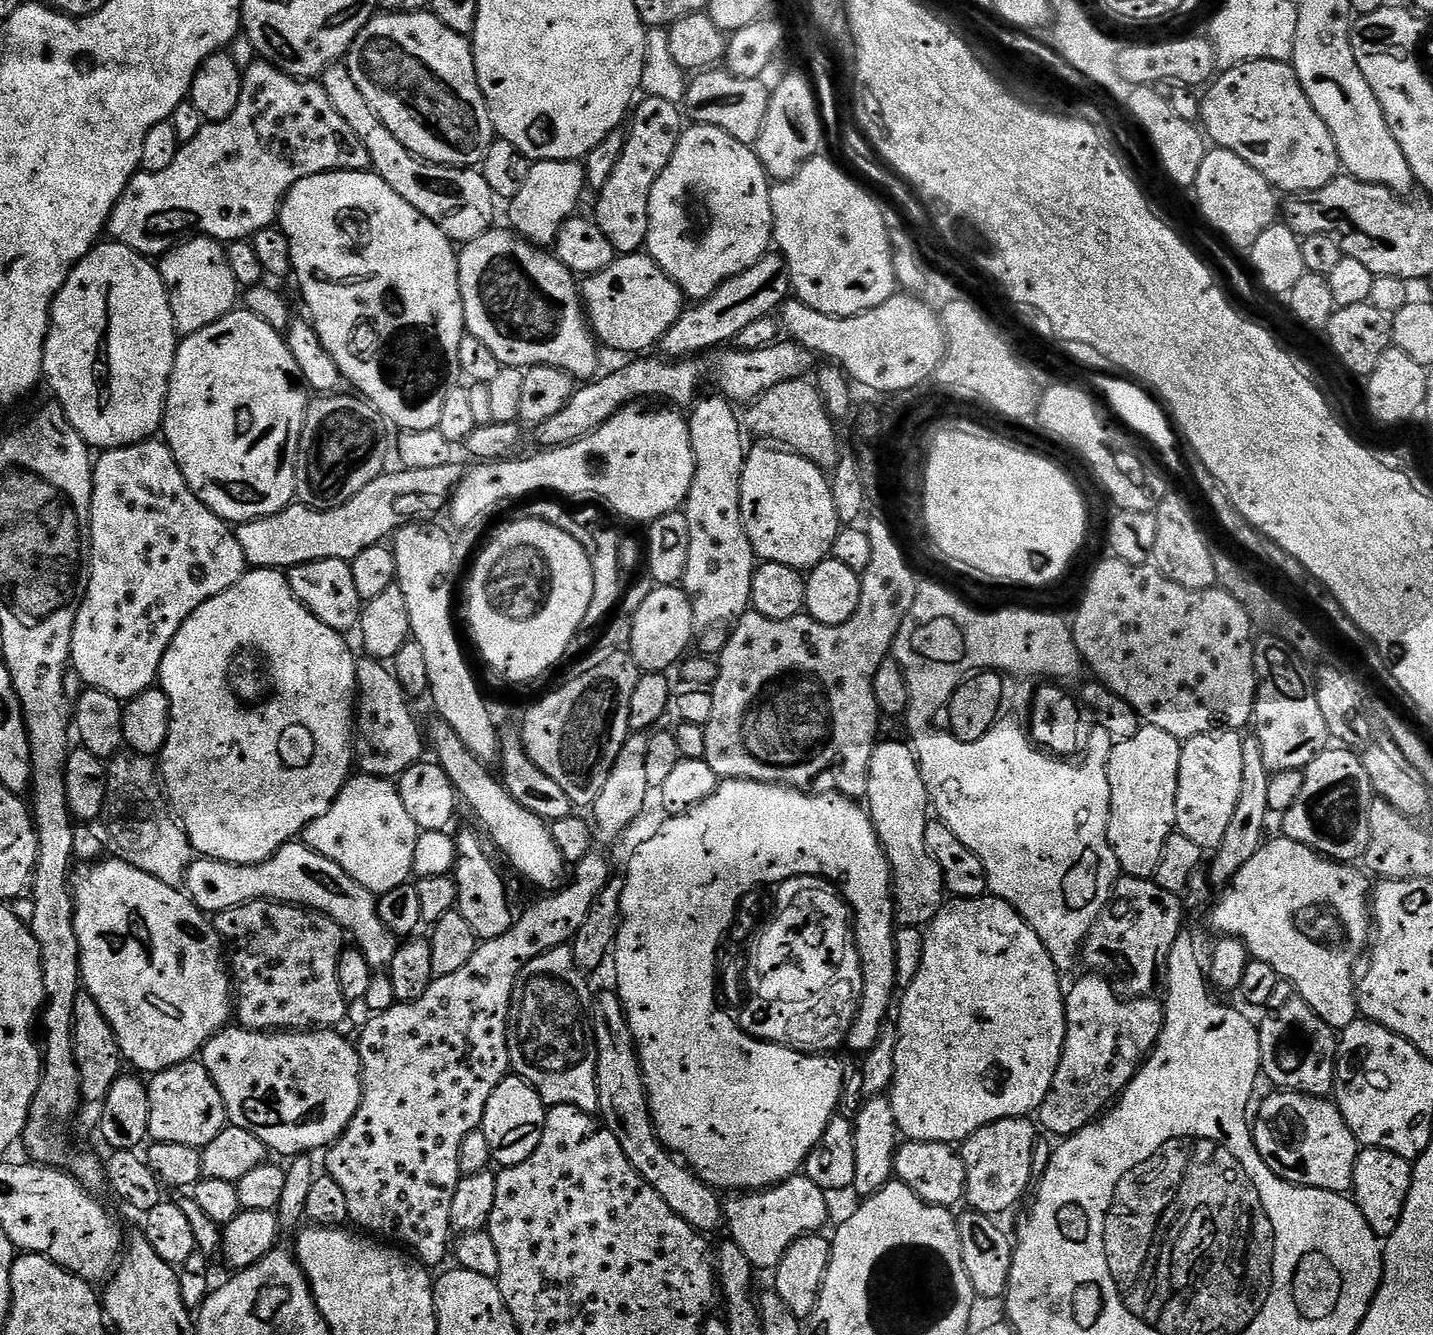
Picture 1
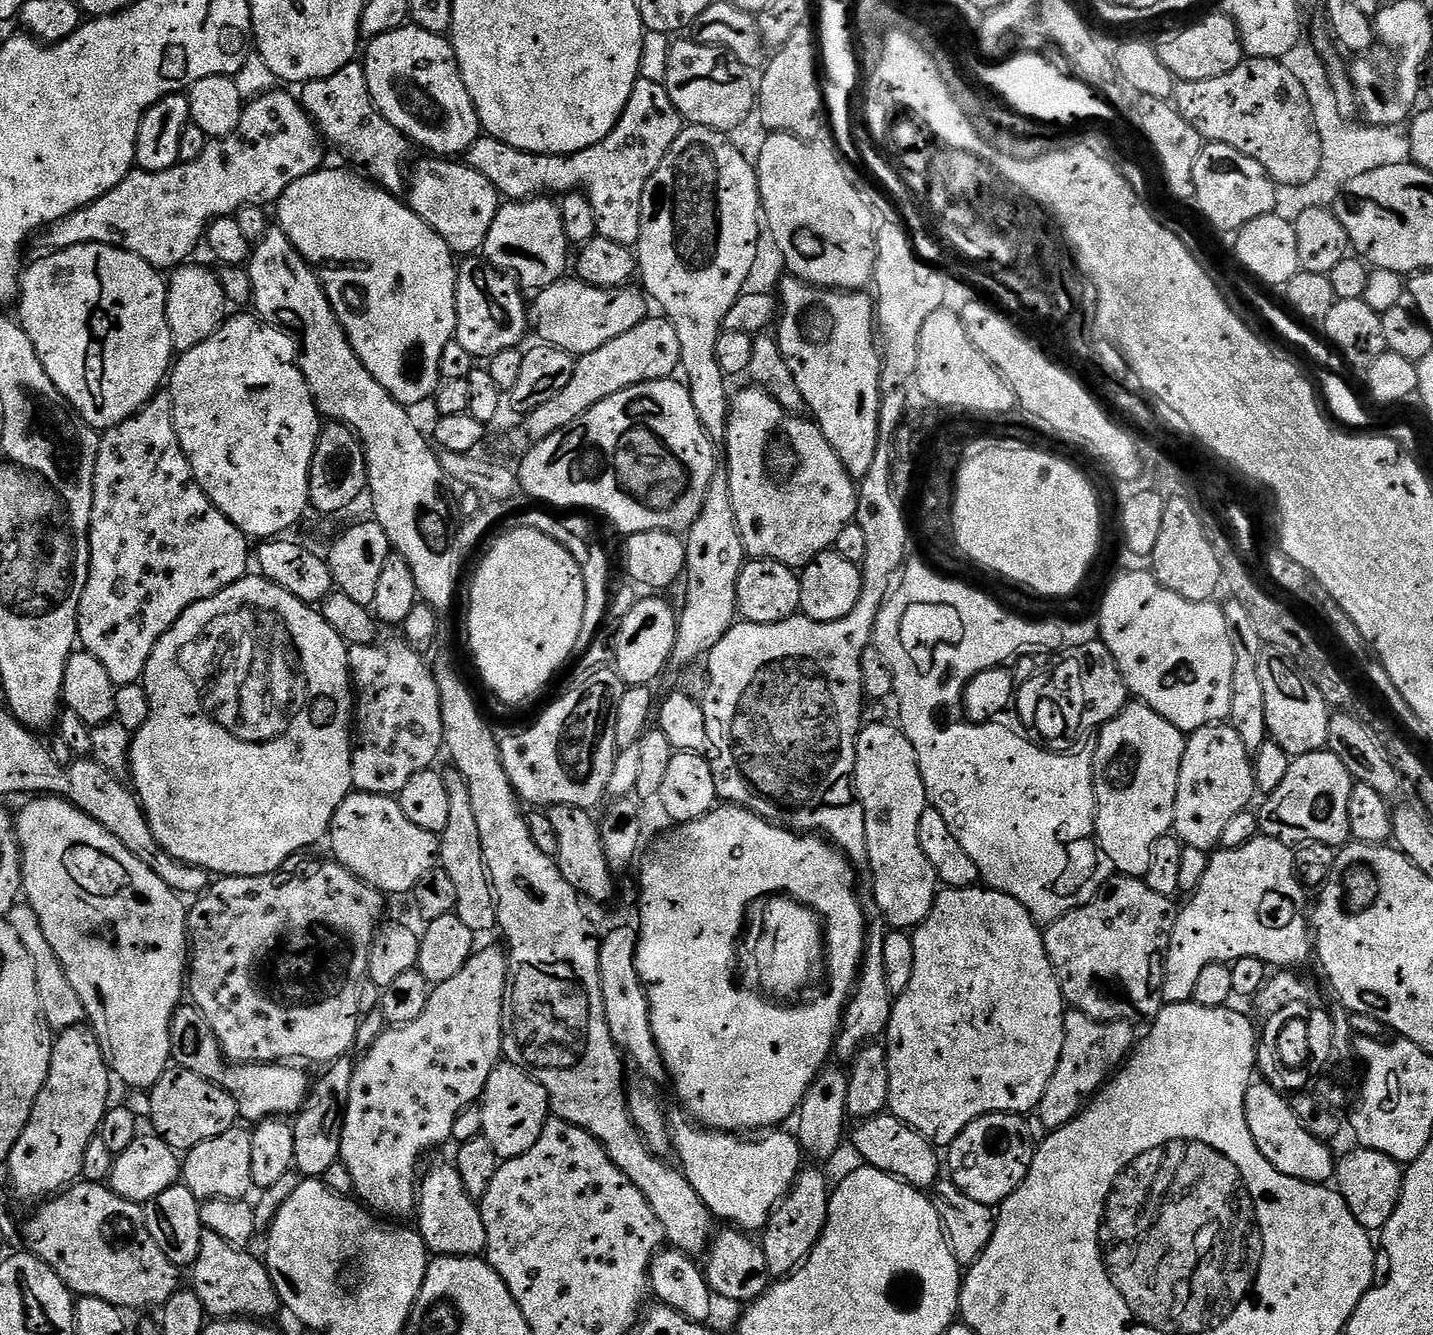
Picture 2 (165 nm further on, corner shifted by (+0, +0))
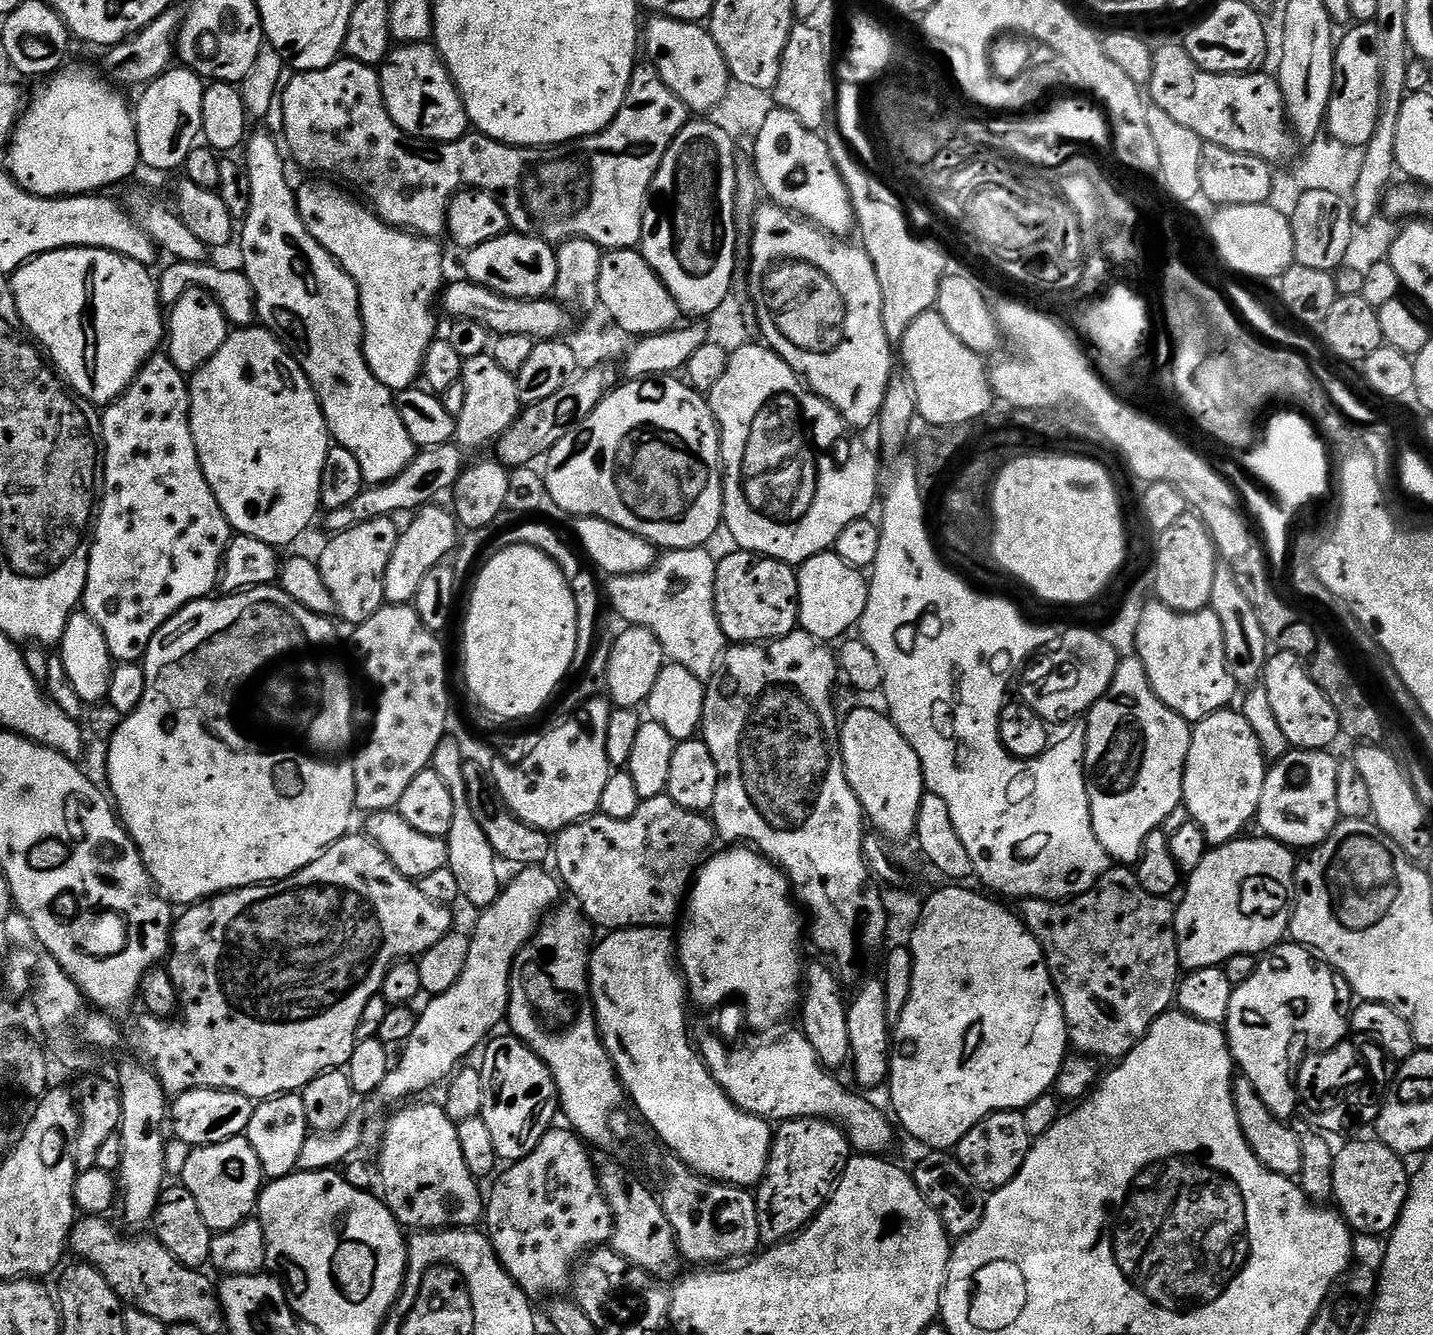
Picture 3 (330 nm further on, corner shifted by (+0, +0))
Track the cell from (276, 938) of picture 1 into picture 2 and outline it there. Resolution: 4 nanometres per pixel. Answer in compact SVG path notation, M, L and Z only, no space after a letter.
M327 858L321 864L308 864L301 872L288 873L288 870L281 870L278 872L271 872L265 876L226 876L223 878L216 878L209 883L208 889L201 892L199 896L191 901L188 908L188 938L190 941L190 959L188 962L188 974L186 977L186 992L190 997L191 1003L199 1008L200 1012L206 1018L206 1022L212 1024L214 1034L220 1043L220 1049L224 1051L225 1057L229 1061L237 1064L279 1064L281 1062L304 1062L300 1060L309 1060L312 1064L320 1064L319 1066L327 1066L333 1060L338 1060L349 1055L348 1051L352 1052L354 1048L356 1031L359 1028L362 1019L359 1012L358 990L362 986L362 982L368 975L370 961L372 958L372 940L376 936L376 929L378 925L385 919L384 916L384 900L386 900L385 893L379 892L378 889L372 888L366 882L356 879L354 873L350 870L337 864L335 859Z

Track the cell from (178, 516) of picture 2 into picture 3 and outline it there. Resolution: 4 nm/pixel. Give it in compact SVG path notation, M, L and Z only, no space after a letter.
M157 354L152 356L140 367L140 372L137 373L132 384L122 393L116 400L113 400L111 404L107 405L103 409L100 417L100 435L102 437L102 495L98 500L98 511L94 516L94 539L91 541L88 550L88 581L84 587L84 598L82 601L83 611L87 612L88 616L98 626L98 630L102 630L102 634L106 638L106 646L110 650L113 661L121 664L135 664L143 661L146 650L148 649L149 642L154 638L154 634L160 627L167 622L171 616L179 610L179 608L185 608L187 604L192 604L195 600L203 600L213 595L214 589L218 584L218 577L220 574L220 563L224 561L224 552L228 549L228 541L232 539L234 533L232 527L228 525L228 519L226 514L222 514L222 506L218 506L218 498L214 498L214 494L210 490L210 486L206 482L206 478L202 474L202 466L198 462L198 450L194 446L194 438L192 437L192 431L190 430L190 422L188 421L188 385L189 381L186 379L185 373L178 370L178 366L174 366L174 362L167 354Z

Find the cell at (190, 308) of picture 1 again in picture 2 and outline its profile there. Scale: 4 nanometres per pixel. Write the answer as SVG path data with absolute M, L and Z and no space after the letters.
M193 262L175 269L168 280L168 305L166 318L172 331L172 346L183 354L206 342L226 319L226 301L220 285L220 277L208 268L199 268Z

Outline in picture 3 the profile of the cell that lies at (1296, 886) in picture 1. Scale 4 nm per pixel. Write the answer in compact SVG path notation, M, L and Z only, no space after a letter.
M1237 838L1229 844L1222 844L1208 850L1198 868L1187 877L1186 887L1183 889L1184 897L1176 904L1176 945L1180 955L1180 967L1188 972L1197 972L1199 968L1215 968L1224 965L1227 960L1234 958L1238 954L1263 954L1276 947L1289 935L1292 923L1292 906L1294 903L1294 889L1296 886L1296 865L1298 863L1293 849L1287 844L1280 844L1276 840L1259 838L1260 840L1244 840Z

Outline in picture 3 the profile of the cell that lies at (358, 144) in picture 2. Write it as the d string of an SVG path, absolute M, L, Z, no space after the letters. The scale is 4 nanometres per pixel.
M347 58L337 60L336 63L331 64L326 70L296 72L293 81L290 82L290 86L286 87L284 96L281 98L281 108L285 115L282 125L285 140L283 140L283 143L286 145L286 148L286 143L288 143L288 148L292 151L293 158L302 167L309 168L312 172L325 172L328 175L325 177L335 178L337 181L345 180L345 182L340 181L345 185L353 184L357 188L355 191L367 201L372 211L391 228L403 228L405 232L410 232L417 236L429 238L443 237L448 226L448 203L452 201L452 197L457 192L479 190L489 192L489 194L496 197L498 203L506 210L509 225L524 236L533 236L553 246L559 246L566 240L589 240L598 245L601 250L614 248L635 249L639 245L642 238L644 207L648 201L648 191L652 185L654 174L658 170L666 150L671 146L672 139L684 129L684 125L689 123L690 120L690 110L682 102L682 98L678 98L678 94L674 94L674 90L670 90L670 86L666 86L666 82L662 82L658 70L654 70L654 66L647 62L637 63L630 78L630 86L624 99L624 105L620 107L616 117L603 130L595 132L592 136L583 136L581 140L569 140L566 144L553 144L542 148L518 148L479 134L466 134L460 140L451 140L445 144L431 140L417 140L414 136L408 136L393 122L386 110L386 102L382 98L382 90L380 89L379 71L373 65L363 64L357 60L349 60Z

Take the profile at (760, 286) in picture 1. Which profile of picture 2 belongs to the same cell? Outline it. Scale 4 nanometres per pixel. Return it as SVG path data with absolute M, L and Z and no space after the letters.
M660 314L655 315L649 315L638 326L626 330L626 334L618 334L618 338L579 357L572 369L570 382L566 382L566 386L544 404L535 405L529 411L532 413L521 422L520 428L513 430L513 446L524 450L533 442L546 439L551 432L564 428L571 420L577 420L583 412L602 402L602 398L618 394L618 390L626 390L647 380L669 379L675 373L672 371L681 367L680 339L678 330L674 330L668 319Z

